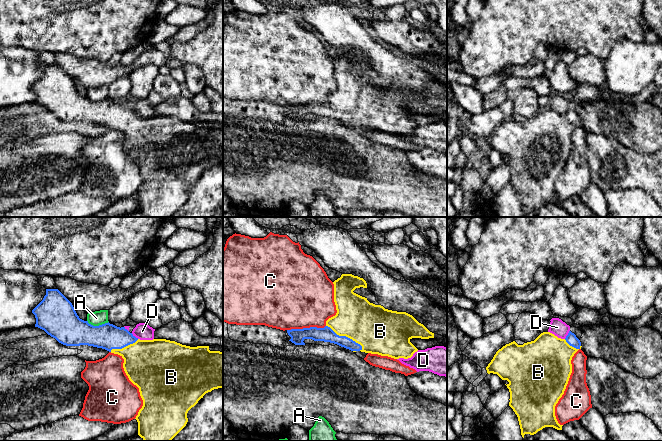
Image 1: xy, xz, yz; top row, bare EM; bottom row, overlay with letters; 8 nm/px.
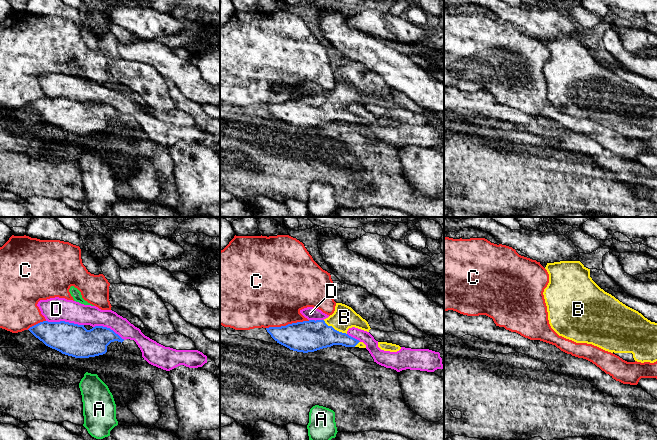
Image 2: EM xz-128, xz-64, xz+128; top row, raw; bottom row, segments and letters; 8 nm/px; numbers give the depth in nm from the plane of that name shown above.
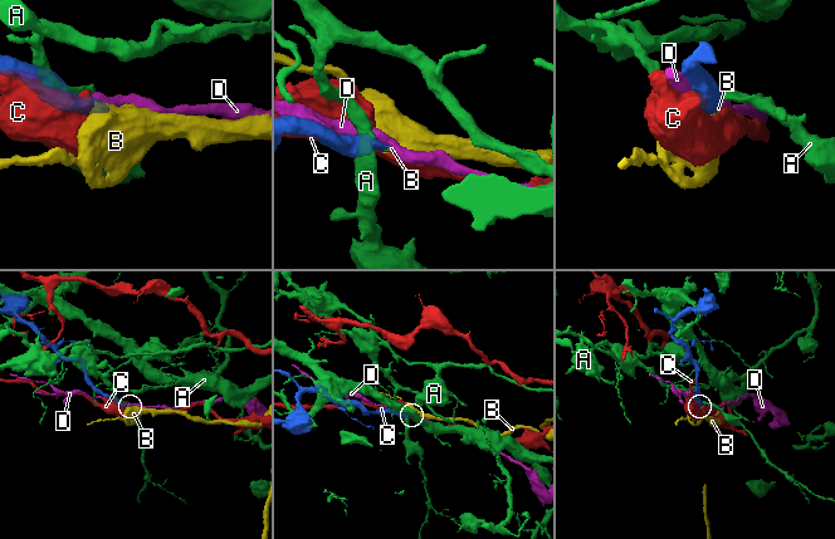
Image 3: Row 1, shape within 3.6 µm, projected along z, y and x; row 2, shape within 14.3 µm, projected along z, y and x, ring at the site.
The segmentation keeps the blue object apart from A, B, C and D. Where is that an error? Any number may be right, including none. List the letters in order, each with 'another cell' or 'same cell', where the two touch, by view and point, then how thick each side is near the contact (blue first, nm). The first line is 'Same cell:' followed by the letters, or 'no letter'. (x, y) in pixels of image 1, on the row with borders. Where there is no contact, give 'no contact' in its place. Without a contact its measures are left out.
Same cell: B
A: another cell | xy (97, 326) | 260/120 nm
B: same cell | xz (345, 336) | 120/360 nm
C: another cell | xz (306, 328) | 120/500 nm
D: another cell | yz (568, 334) | 90/130 nm

